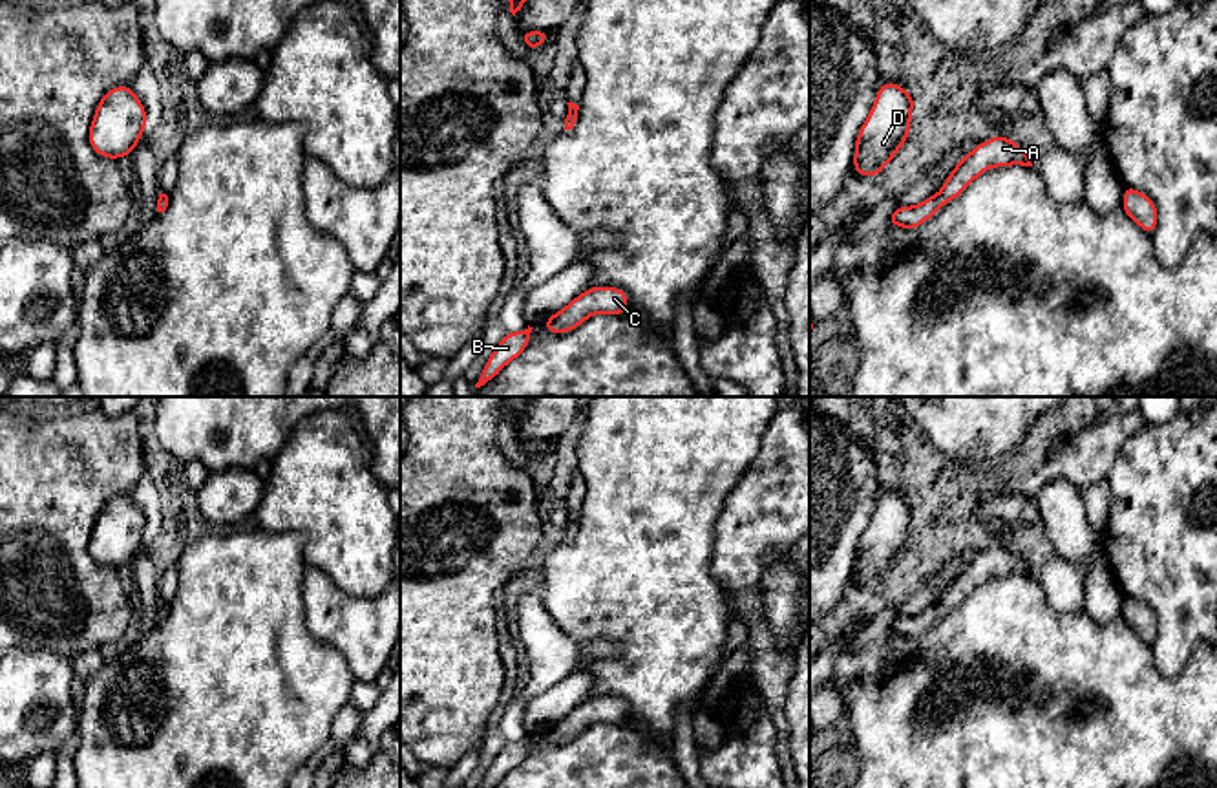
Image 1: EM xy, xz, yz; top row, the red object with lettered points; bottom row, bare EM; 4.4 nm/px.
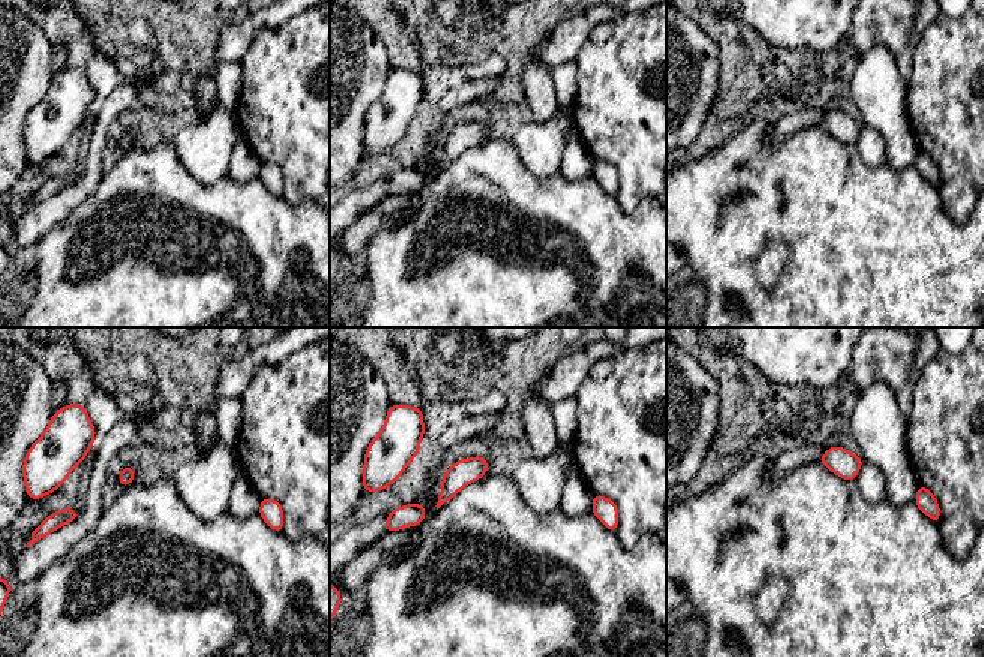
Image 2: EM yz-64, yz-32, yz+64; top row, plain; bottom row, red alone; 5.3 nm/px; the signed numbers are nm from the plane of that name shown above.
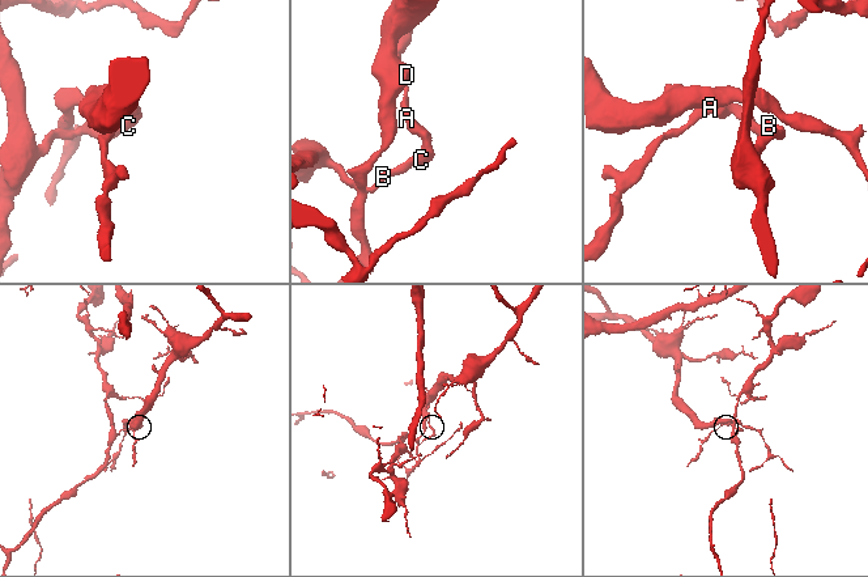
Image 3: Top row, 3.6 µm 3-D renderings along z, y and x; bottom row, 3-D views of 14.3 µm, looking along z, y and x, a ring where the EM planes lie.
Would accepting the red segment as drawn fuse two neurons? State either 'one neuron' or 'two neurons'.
two neurons

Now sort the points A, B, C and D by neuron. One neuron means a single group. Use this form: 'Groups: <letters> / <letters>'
Groups: A B C / D

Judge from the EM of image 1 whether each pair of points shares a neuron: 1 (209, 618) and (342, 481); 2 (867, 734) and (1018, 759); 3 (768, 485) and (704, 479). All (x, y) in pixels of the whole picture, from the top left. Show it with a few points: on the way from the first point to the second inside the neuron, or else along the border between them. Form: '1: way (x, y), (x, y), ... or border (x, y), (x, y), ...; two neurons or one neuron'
1: border (260, 525), (296, 532), (302, 538), (306, 565); two neurons
2: way (905, 739), (980, 750); one neuron
3: border (759, 445), (755, 459), (715, 520); two neurons

